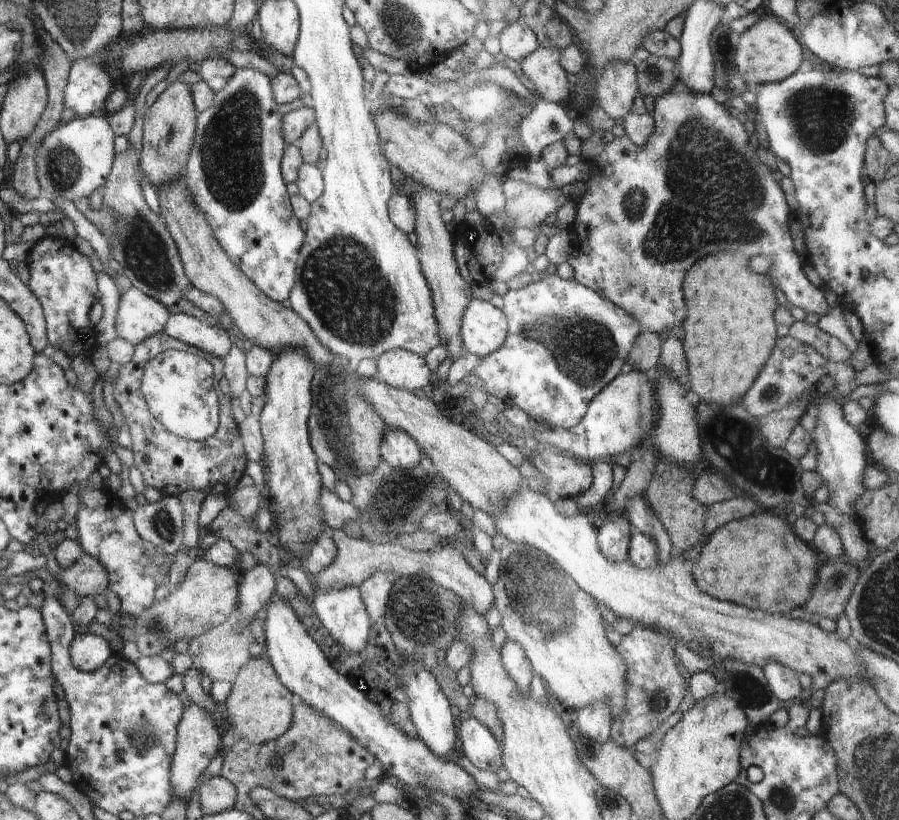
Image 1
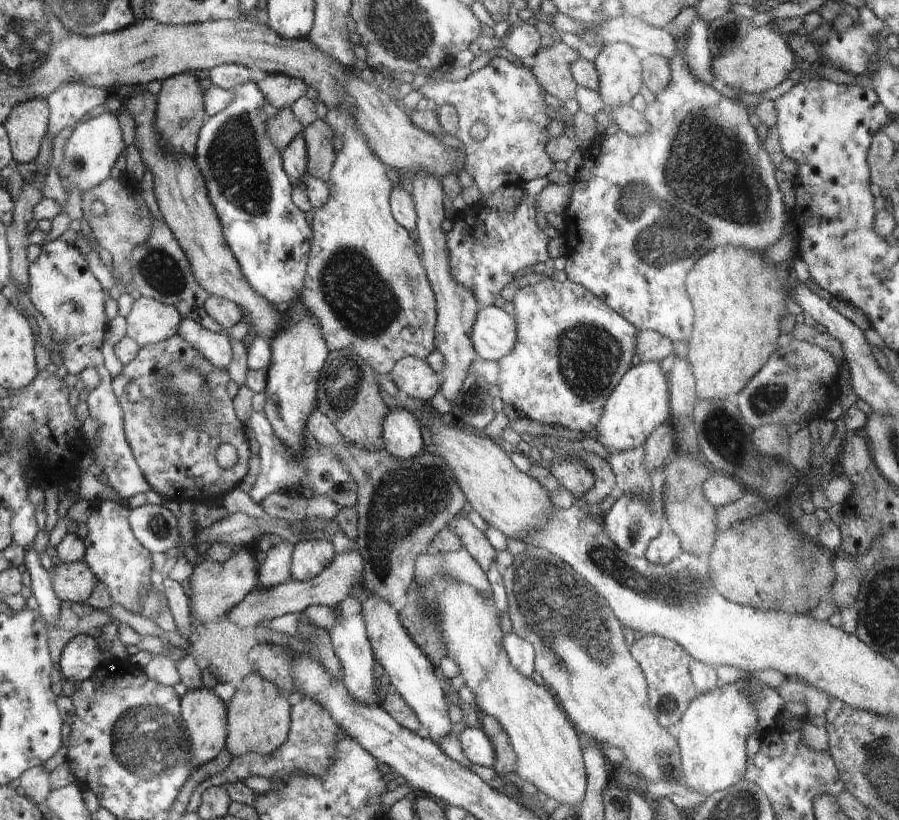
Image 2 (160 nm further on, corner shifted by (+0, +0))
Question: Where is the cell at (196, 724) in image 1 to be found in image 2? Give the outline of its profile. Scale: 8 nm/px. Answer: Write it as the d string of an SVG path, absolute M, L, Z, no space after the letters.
M188 689L186 694L181 697L180 709L181 718L184 722L188 738L190 738L190 752L192 752L192 766L194 769L214 760L227 742L227 703L220 700L213 689Z

